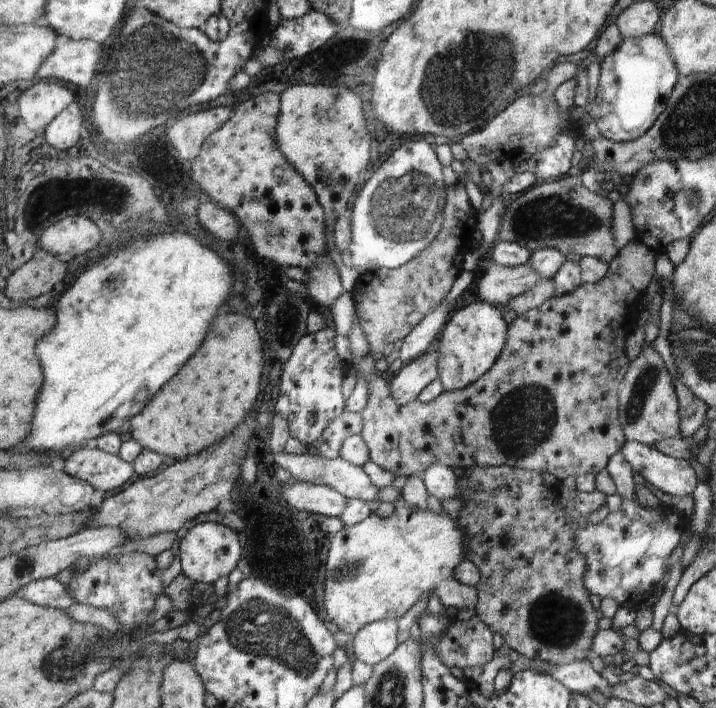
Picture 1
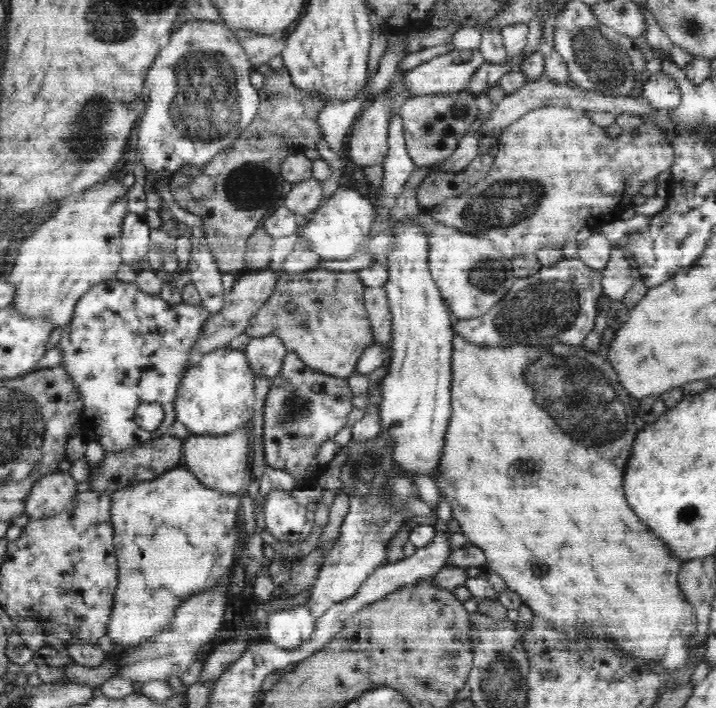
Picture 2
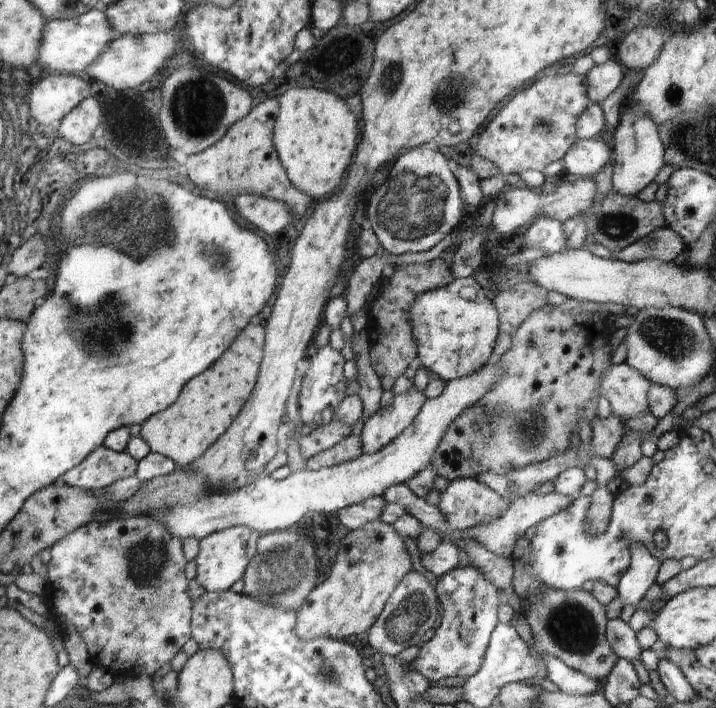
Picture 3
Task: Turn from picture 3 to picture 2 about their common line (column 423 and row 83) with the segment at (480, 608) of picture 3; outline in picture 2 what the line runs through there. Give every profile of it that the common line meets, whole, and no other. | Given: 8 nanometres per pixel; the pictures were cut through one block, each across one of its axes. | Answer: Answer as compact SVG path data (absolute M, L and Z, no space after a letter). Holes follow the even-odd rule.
M660 70L654 76L645 76L641 92L635 95L650 101L654 108L666 111L680 105L682 91L671 78L665 76L663 70Z

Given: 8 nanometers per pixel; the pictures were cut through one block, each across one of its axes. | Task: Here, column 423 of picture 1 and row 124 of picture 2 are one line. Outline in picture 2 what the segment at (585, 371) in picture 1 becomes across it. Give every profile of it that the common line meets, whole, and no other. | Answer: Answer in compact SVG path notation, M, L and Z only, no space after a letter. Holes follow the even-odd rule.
M468 90L460 93L413 95L401 104L399 115L402 120L406 150L418 168L431 167L446 161L474 124L478 114L476 96Z

